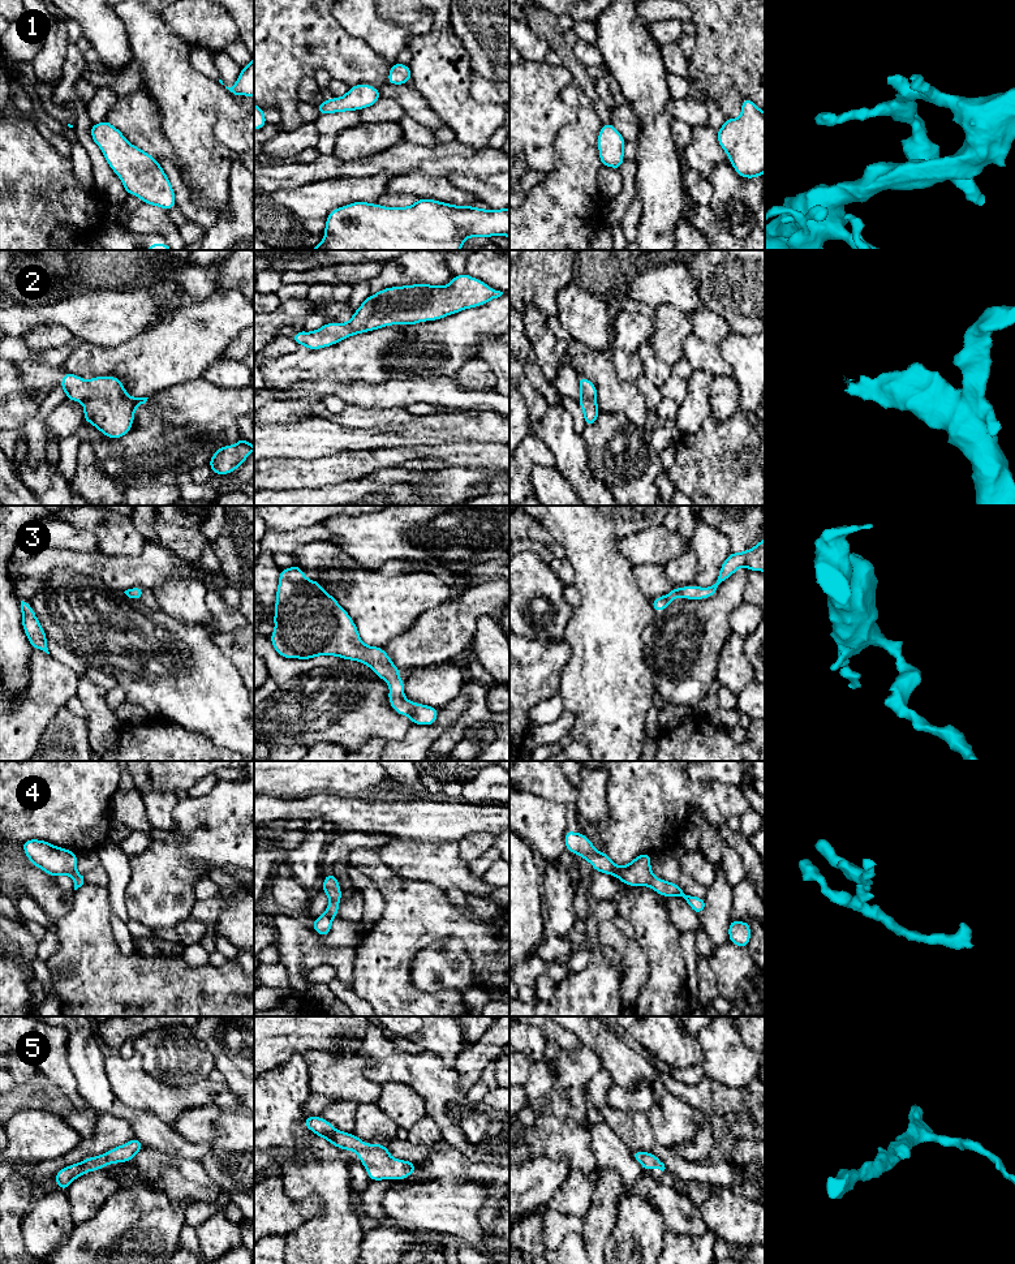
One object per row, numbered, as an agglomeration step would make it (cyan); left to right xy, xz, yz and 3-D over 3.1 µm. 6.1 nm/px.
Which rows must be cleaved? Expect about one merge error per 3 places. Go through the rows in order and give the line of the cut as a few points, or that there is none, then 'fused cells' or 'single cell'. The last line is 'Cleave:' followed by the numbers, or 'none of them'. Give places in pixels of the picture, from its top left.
1: cut none; single cell
2: cut none; single cell
3: cut none; single cell
4: cut none; single cell
5: cut none; single cell
Cleave: none of them

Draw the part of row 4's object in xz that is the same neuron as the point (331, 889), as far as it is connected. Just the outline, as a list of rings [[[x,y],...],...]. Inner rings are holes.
[[[334,873],[327,874],[323,880],[323,893],[328,897],[330,904],[322,916],[311,923],[314,930],[326,937],[332,926],[332,919],[339,913],[339,902],[341,900],[341,890],[339,881]]]

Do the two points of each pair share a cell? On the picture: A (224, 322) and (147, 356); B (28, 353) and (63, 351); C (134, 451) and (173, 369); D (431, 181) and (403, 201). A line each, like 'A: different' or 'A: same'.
A: same
B: same
C: different
D: different

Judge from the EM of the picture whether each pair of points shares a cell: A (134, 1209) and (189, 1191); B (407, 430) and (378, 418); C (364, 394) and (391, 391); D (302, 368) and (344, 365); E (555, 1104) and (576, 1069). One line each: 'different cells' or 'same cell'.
A: different cells
B: different cells
C: same cell
D: same cell
E: same cell

